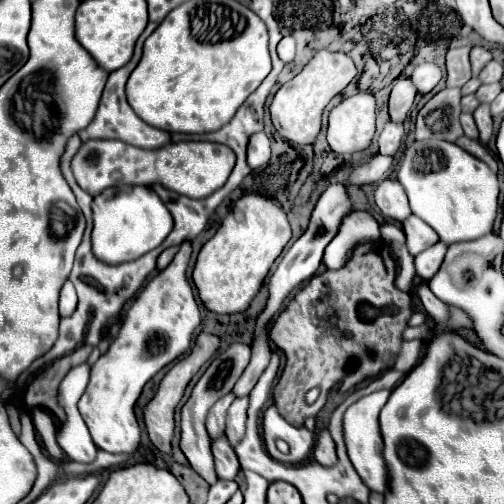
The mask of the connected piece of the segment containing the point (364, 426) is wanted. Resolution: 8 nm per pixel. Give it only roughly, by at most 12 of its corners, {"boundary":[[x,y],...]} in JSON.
{"boundary":[[390,390],[344,412],[348,458],[374,492],[388,490],[378,414]]}

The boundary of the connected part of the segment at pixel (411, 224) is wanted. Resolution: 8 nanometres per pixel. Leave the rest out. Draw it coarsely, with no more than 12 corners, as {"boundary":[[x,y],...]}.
{"boundary":[[414,214],[402,222],[412,256],[438,242],[436,232]]}

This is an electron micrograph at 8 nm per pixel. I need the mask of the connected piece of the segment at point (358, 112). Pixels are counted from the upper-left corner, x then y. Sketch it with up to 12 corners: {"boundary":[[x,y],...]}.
{"boundary":[[360,92],[330,110],[334,152],[366,150],[374,138],[376,100]]}

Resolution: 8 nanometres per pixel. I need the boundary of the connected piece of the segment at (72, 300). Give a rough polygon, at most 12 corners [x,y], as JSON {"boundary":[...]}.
{"boundary":[[68,280],[60,292],[60,316],[70,316],[78,304]]}

